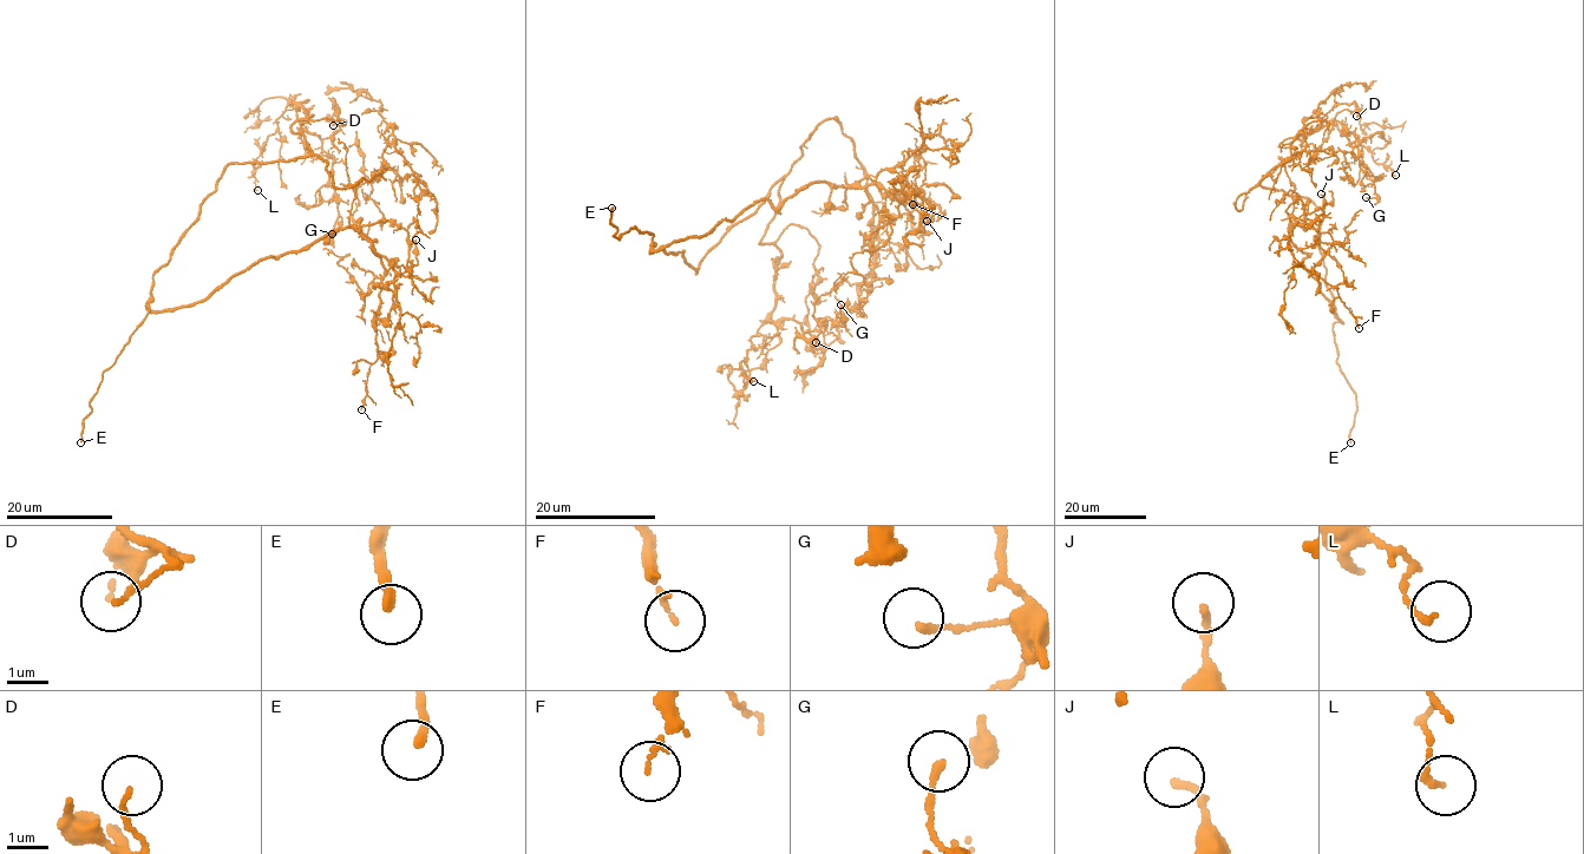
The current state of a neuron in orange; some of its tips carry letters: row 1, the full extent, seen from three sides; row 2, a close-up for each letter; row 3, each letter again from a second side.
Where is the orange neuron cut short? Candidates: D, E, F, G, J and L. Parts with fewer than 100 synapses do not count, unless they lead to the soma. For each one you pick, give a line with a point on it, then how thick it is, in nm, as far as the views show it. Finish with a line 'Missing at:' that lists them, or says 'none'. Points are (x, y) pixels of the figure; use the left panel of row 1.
E: Place: (80, 442). Thickness 240 nm
Missing at: E

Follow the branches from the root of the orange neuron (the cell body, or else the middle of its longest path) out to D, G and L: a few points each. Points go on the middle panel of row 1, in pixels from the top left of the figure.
D: (681, 251), (695, 274), (783, 178), (759, 243), (790, 224), (817, 240), (805, 304), (816, 342)
G: (681, 251), (695, 274), (781, 177), (759, 243), (780, 254), (770, 321), (844, 327), (840, 304)
L: (681, 251), (695, 274), (783, 178), (759, 243), (780, 254), (774, 307), (740, 363), (753, 381)

